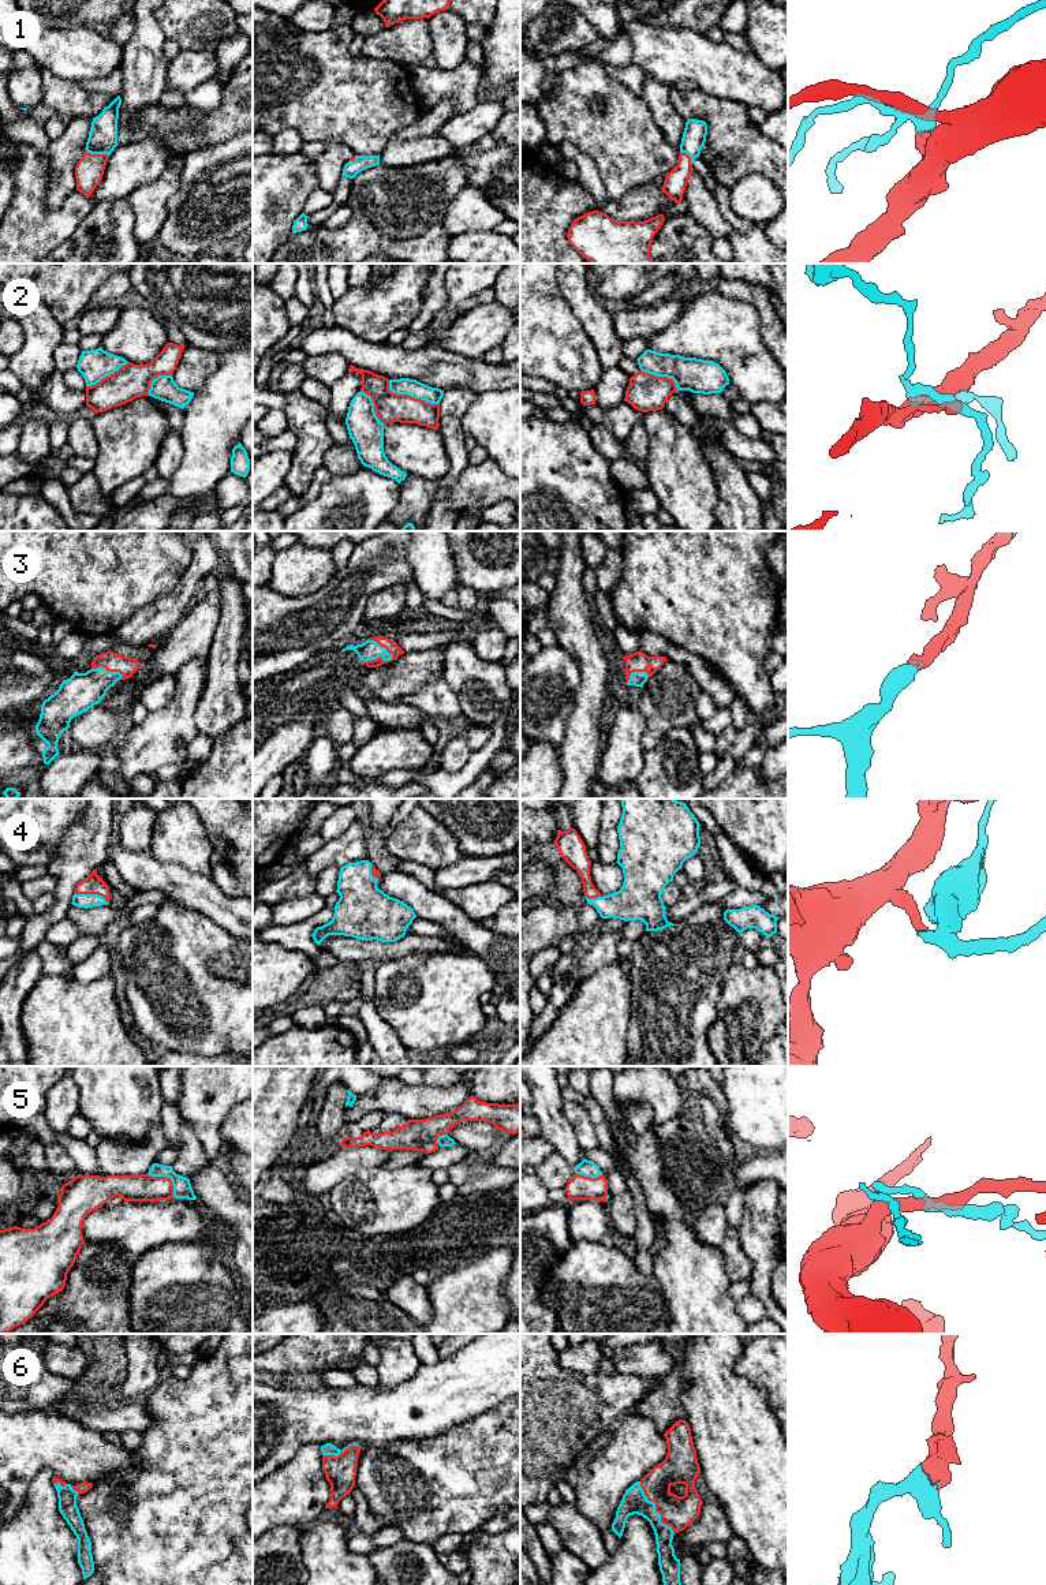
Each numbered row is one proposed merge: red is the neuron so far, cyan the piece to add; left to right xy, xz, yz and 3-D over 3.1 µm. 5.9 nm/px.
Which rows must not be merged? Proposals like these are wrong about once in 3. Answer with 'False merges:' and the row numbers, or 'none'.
False merges: 2, 5

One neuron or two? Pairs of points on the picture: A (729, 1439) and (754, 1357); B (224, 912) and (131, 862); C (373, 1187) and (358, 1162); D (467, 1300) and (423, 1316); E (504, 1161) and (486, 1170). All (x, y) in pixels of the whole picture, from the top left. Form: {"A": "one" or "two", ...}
{"A": "two", "B": "one", "C": "two", "D": "two", "E": "two"}

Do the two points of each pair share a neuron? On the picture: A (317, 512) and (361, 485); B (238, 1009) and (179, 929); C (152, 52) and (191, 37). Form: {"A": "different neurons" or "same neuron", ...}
{"A": "same neuron", "B": "same neuron", "C": "different neurons"}

